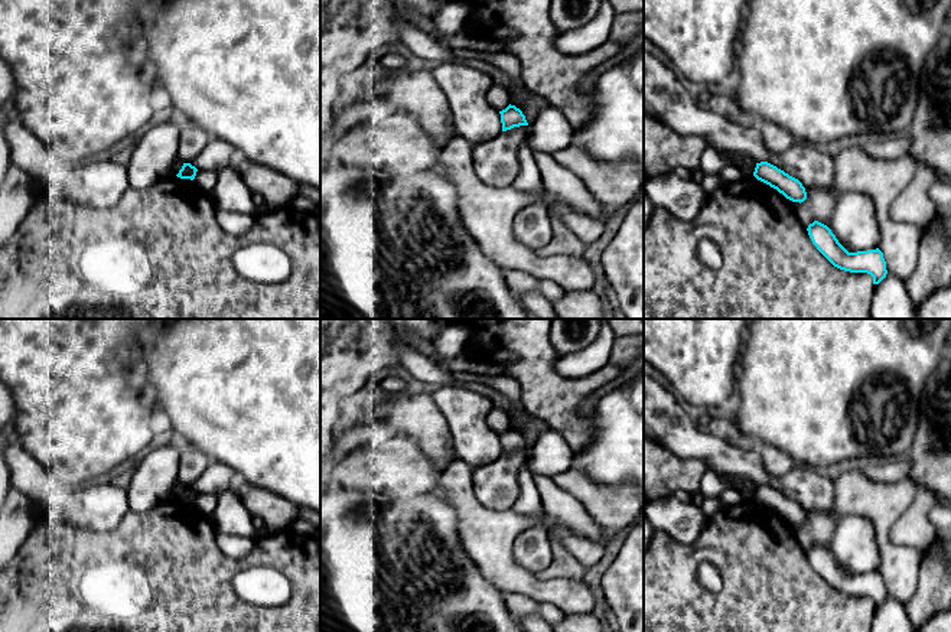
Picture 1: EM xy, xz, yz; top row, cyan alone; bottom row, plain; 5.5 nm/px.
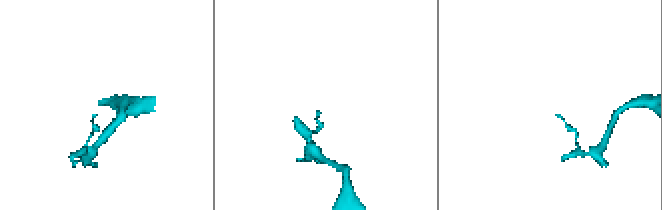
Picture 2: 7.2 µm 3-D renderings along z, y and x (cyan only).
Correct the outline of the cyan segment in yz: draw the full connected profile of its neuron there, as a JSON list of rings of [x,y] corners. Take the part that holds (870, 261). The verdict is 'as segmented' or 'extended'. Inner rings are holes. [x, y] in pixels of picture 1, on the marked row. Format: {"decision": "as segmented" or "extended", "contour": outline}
{"decision": "as segmented", "contour": [[[814,221],[807,228],[817,250],[837,268],[850,273],[867,273],[873,284],[879,284],[888,274],[883,253],[876,250],[849,253],[831,232],[831,229]]]}

